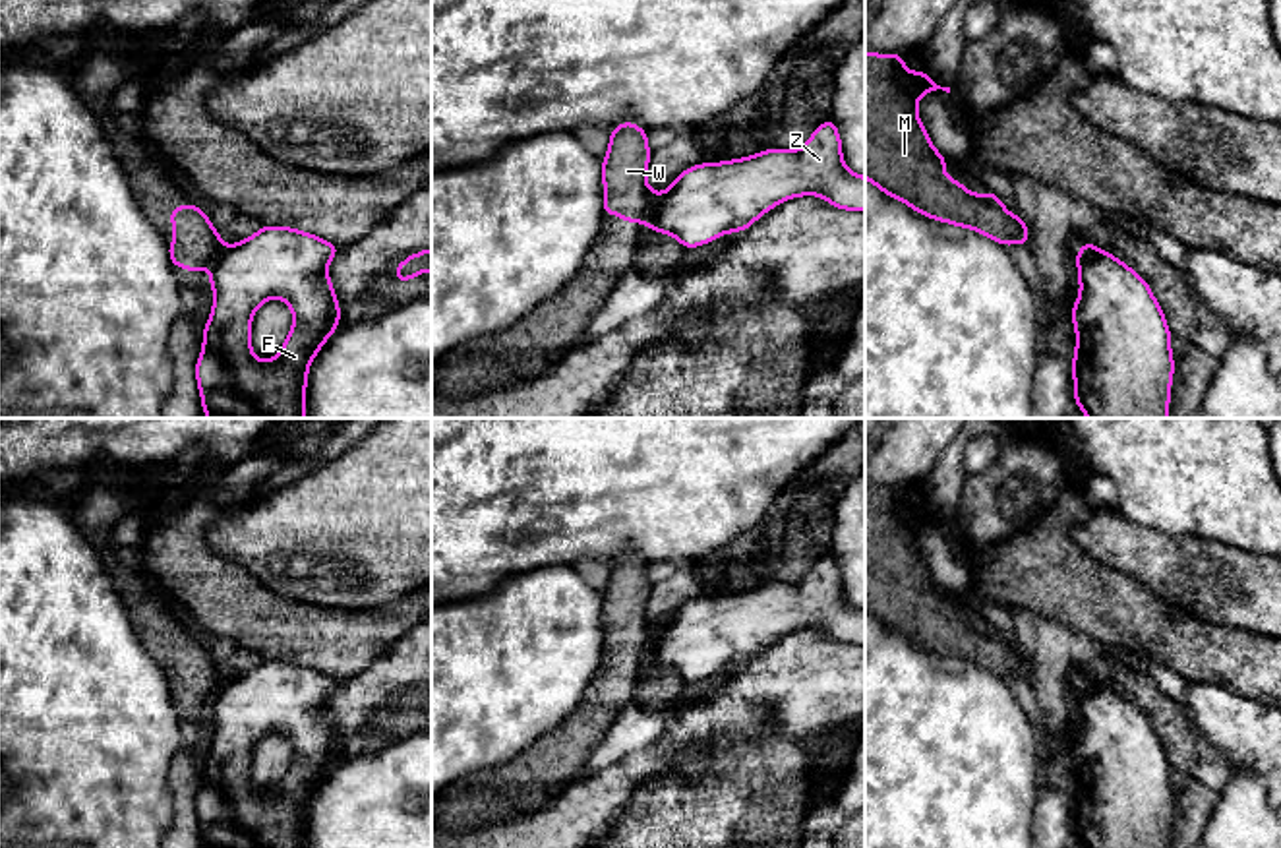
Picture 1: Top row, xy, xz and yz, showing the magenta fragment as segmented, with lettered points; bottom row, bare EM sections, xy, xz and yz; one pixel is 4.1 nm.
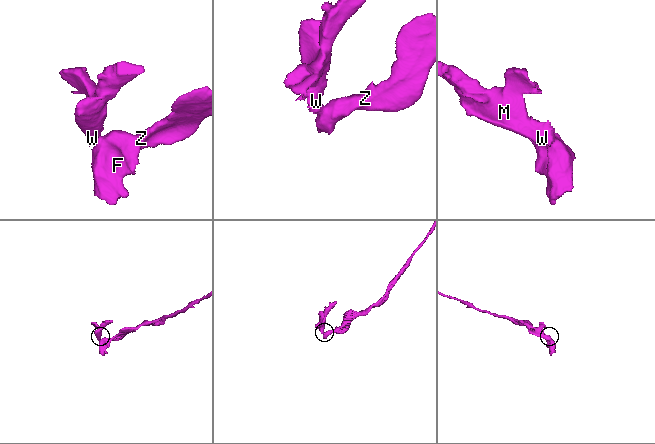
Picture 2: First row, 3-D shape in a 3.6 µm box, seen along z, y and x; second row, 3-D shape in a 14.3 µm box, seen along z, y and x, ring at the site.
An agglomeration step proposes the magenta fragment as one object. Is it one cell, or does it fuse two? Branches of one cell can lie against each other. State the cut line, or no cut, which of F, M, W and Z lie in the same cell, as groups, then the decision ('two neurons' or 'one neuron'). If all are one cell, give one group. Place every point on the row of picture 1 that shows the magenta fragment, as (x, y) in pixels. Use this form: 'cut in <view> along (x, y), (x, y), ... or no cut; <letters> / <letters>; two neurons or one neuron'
cut in xz along (655, 196), (647, 223); F Z / M W; two neurons

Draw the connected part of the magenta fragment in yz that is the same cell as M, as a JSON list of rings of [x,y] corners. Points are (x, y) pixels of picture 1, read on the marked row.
[[[865,54],[865,178],[929,219],[973,228],[1002,246],[1028,248],[1029,232],[1020,213],[1012,217],[993,192],[975,196],[946,176],[948,159],[933,147],[917,116],[919,97],[937,89],[950,93],[950,87],[937,85],[927,72],[906,70],[904,54]]]

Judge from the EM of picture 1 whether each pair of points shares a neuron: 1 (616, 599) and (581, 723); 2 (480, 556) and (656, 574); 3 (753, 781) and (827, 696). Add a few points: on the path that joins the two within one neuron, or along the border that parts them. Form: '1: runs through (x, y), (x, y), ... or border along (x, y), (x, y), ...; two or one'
1: runs through (620, 630), (620, 672), (608, 692); one
2: border along (676, 562), (653, 562), (649, 566); two
3: border along (745, 740), (774, 726), (786, 736), (815, 742); two

